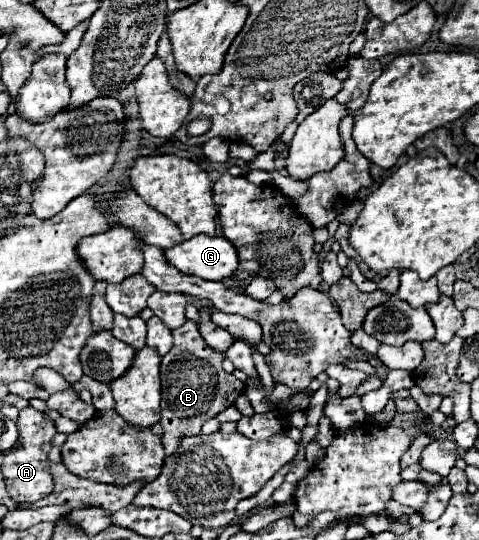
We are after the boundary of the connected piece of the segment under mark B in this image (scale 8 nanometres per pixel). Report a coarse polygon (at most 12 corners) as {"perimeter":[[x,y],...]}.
{"perimeter":[[197,324],[161,360],[165,454],[241,396]]}

